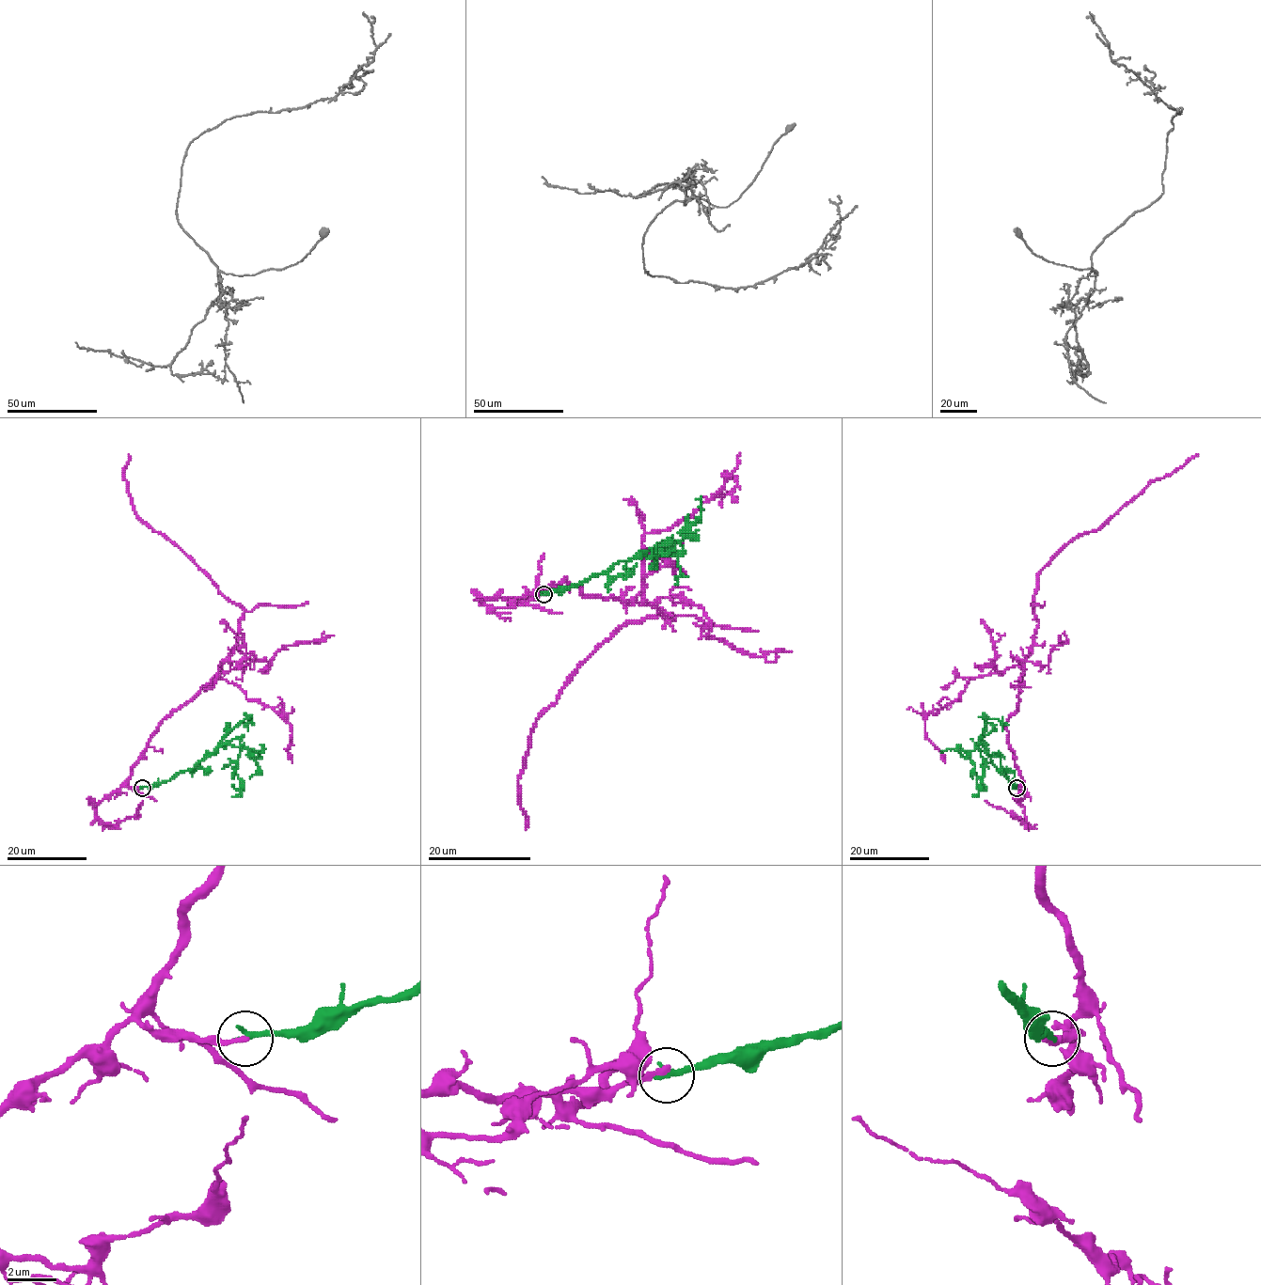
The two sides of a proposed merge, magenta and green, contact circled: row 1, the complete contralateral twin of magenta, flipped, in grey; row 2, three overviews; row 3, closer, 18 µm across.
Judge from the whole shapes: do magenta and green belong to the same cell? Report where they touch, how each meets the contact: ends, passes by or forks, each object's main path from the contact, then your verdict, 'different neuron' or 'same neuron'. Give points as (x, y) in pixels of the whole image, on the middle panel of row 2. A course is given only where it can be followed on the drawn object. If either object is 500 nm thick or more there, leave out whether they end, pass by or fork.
at (543, 594); magenta ends there; green ends there; magenta runs (543, 594), (521, 599), (563, 580), (674, 617), (626, 621), (539, 716), (518, 778), (526, 830); green runs (543, 594), (579, 585), (667, 542), (670, 546), (667, 553), (671, 546), (660, 545); same neuron

